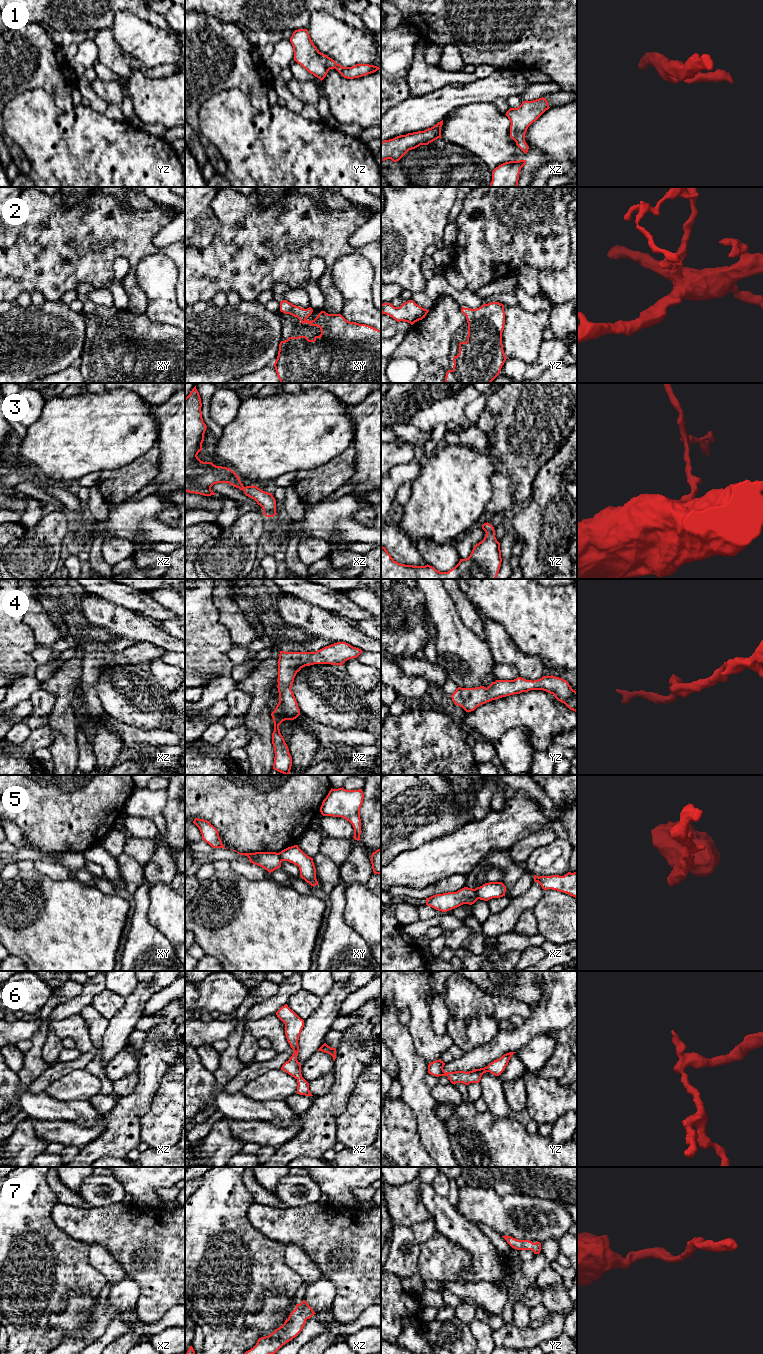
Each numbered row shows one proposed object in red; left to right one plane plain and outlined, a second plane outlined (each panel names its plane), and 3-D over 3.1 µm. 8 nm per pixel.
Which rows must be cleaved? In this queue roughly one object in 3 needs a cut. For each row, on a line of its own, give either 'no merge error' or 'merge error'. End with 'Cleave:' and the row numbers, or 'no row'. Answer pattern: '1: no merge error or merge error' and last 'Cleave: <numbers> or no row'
1: no merge error
2: no merge error
3: no merge error
4: no merge error
5: merge error
6: no merge error
7: no merge error
Cleave: 5

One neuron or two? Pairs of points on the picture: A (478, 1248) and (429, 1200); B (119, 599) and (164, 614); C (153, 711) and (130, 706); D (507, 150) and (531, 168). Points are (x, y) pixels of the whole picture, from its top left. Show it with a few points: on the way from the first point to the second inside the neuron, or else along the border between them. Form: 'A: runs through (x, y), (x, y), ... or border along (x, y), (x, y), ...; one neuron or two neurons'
A: runs through (465, 1235), (440, 1213); one neuron
B: runs through (130, 599), (143, 603), (153, 610); one neuron
C: runs through (147, 709), (144, 706), (136, 706); one neuron
D: runs through (514, 153), (524, 156), (529, 161); one neuron

